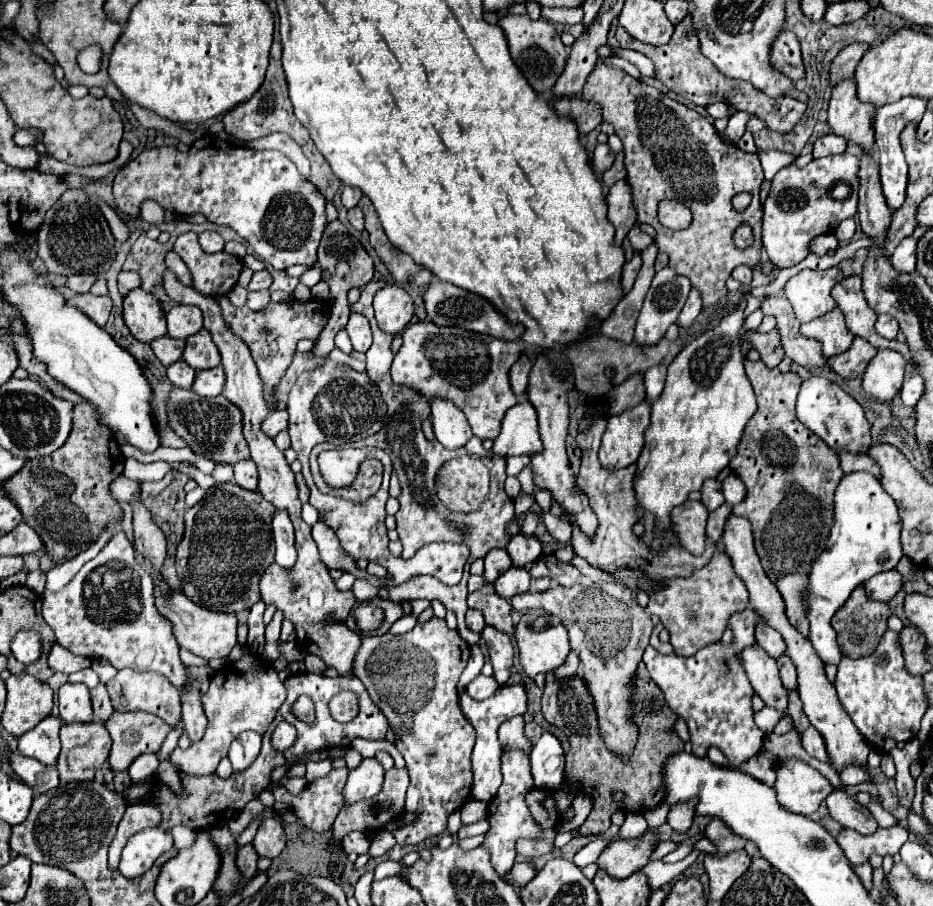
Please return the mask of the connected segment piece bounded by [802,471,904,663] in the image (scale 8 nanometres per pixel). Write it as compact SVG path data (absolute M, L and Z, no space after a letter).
M858 471L842 477L834 499L834 527L826 541L824 553L820 553L812 565L808 575L808 589L802 595L810 623L810 643L824 663L838 663L842 659L836 633L830 627L834 613L850 597L852 589L876 573L896 569L904 555L900 545L900 531L902 523L896 503L870 473Z

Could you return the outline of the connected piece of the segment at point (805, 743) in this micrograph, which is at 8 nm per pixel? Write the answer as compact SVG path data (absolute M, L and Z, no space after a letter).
M808 727L804 733L800 733L800 741L802 741L802 747L806 749L808 755L812 755L818 761L824 761L824 763L830 765L830 757L826 753L824 739L822 739L822 735L814 727Z

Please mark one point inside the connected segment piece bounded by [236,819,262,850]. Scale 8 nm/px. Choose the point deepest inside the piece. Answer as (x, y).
(246, 837)

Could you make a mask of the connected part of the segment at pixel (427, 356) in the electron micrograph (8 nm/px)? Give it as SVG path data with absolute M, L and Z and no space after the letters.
M432 321L414 323L404 331L404 345L396 353L390 371L394 383L410 385L428 399L446 397L466 415L478 439L496 439L508 407L516 405L508 369L522 353L520 343L464 331L436 327Z

